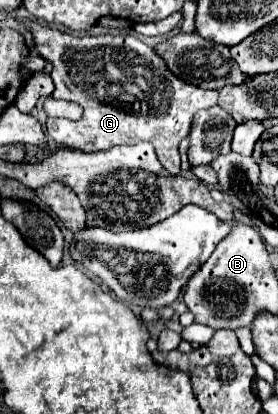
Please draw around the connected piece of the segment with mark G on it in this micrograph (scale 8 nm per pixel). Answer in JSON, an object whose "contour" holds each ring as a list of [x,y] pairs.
{"contour":[[[19,20],[25,28],[33,32],[35,48],[37,52],[47,58],[53,64],[51,78],[55,82],[53,96],[59,100],[73,100],[83,106],[81,120],[63,120],[63,118],[49,118],[47,120],[47,136],[57,142],[71,146],[81,152],[97,152],[107,150],[117,144],[137,144],[141,140],[147,140],[153,144],[157,158],[161,160],[163,168],[169,170],[169,174],[179,174],[179,144],[183,138],[187,138],[193,114],[203,108],[211,108],[217,104],[217,90],[203,90],[199,86],[187,84],[173,76],[165,62],[153,54],[153,48],[141,42],[133,34],[119,34],[119,36],[71,36],[63,34],[59,30],[43,28],[29,20]]]}

